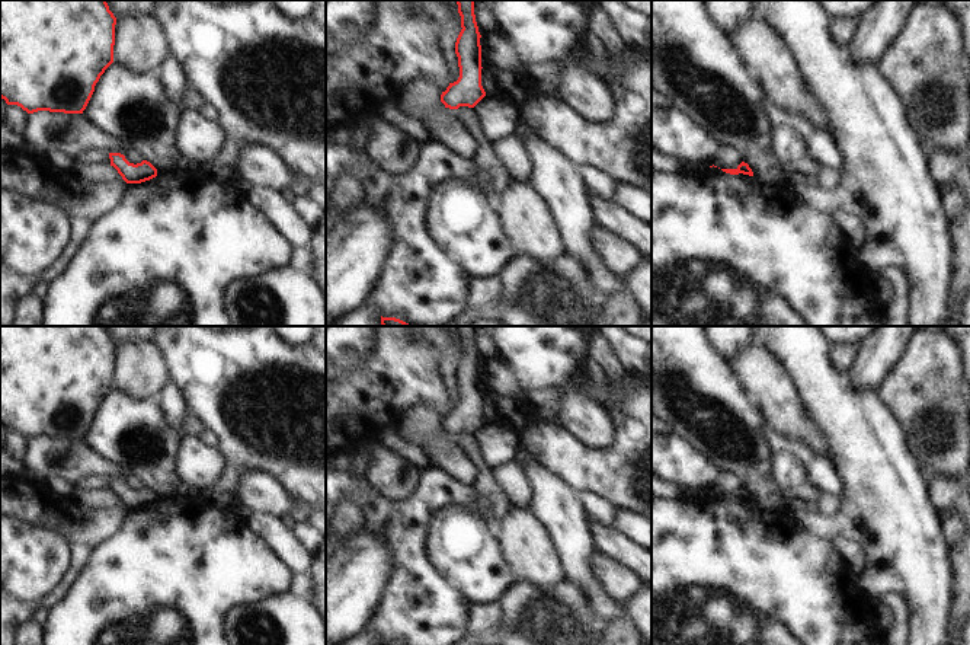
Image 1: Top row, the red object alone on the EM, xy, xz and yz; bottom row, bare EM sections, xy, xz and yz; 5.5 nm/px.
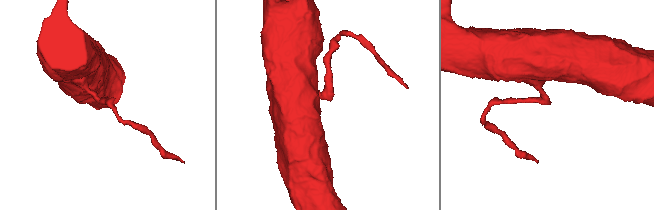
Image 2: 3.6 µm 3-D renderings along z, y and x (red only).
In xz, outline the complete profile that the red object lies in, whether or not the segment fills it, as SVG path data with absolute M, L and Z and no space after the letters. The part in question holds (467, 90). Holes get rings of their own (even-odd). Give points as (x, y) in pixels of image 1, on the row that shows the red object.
M457 0L457 4L462 28L455 42L460 77L441 95L441 102L449 109L474 108L486 96L481 86L481 35L476 22L474 0Z

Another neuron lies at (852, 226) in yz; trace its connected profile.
M839 208L832 213L832 218L855 246L861 249L864 248L865 224L859 217L846 210Z

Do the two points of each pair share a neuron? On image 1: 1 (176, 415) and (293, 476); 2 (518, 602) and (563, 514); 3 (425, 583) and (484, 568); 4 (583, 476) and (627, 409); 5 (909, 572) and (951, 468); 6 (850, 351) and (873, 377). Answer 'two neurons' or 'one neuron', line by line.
1: two neurons
2: two neurons
3: two neurons
4: one neuron
5: two neurons
6: two neurons

